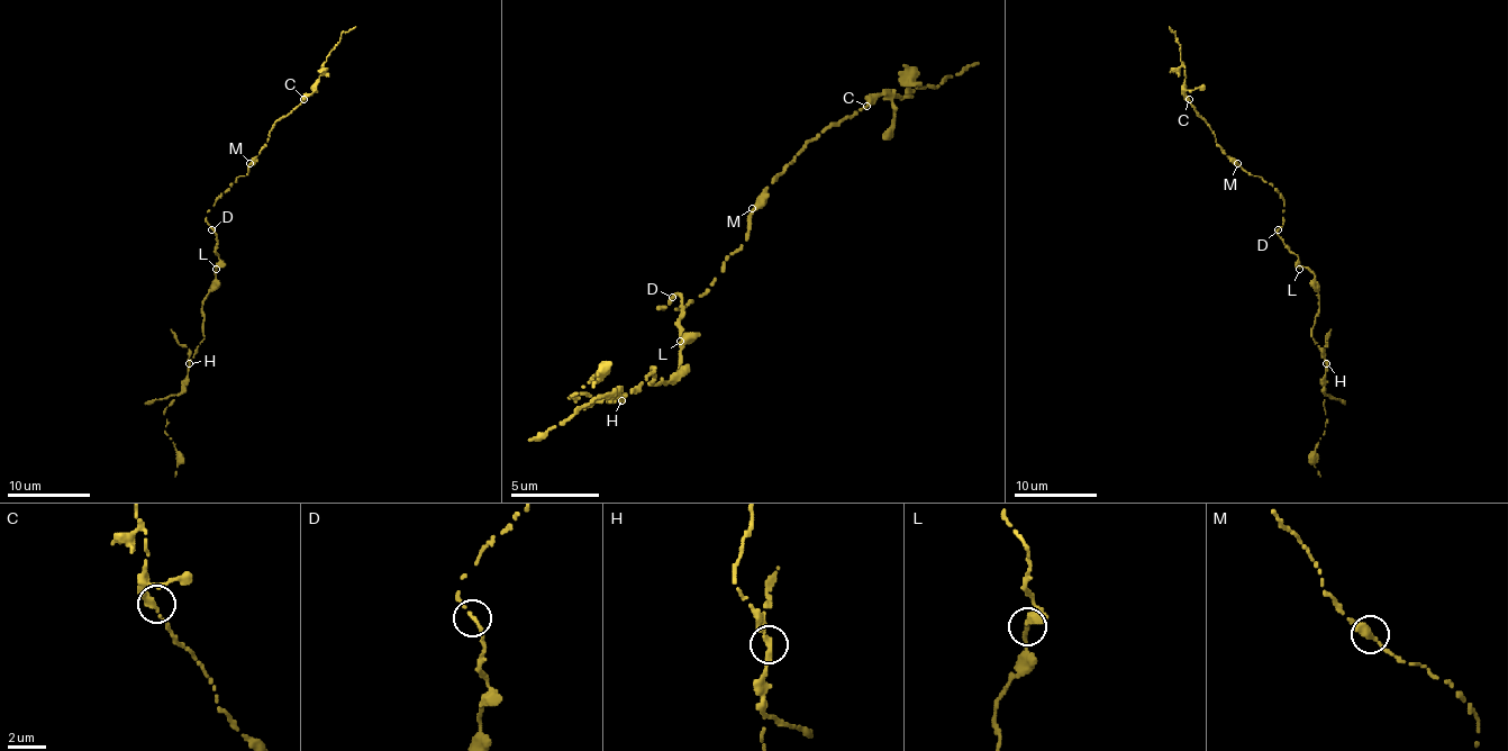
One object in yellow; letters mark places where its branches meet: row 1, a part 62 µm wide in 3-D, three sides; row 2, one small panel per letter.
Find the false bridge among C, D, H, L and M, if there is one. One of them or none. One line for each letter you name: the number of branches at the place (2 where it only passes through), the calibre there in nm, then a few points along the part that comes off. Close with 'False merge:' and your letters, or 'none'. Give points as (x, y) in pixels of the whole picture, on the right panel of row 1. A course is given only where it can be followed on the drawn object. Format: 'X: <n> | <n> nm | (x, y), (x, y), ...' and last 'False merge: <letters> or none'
H: 3 | 220 nm | (1326, 364), (1322, 389), (1326, 412), (1324, 430), (1314, 451), (1314, 466), (1319, 476)
False merge: H

